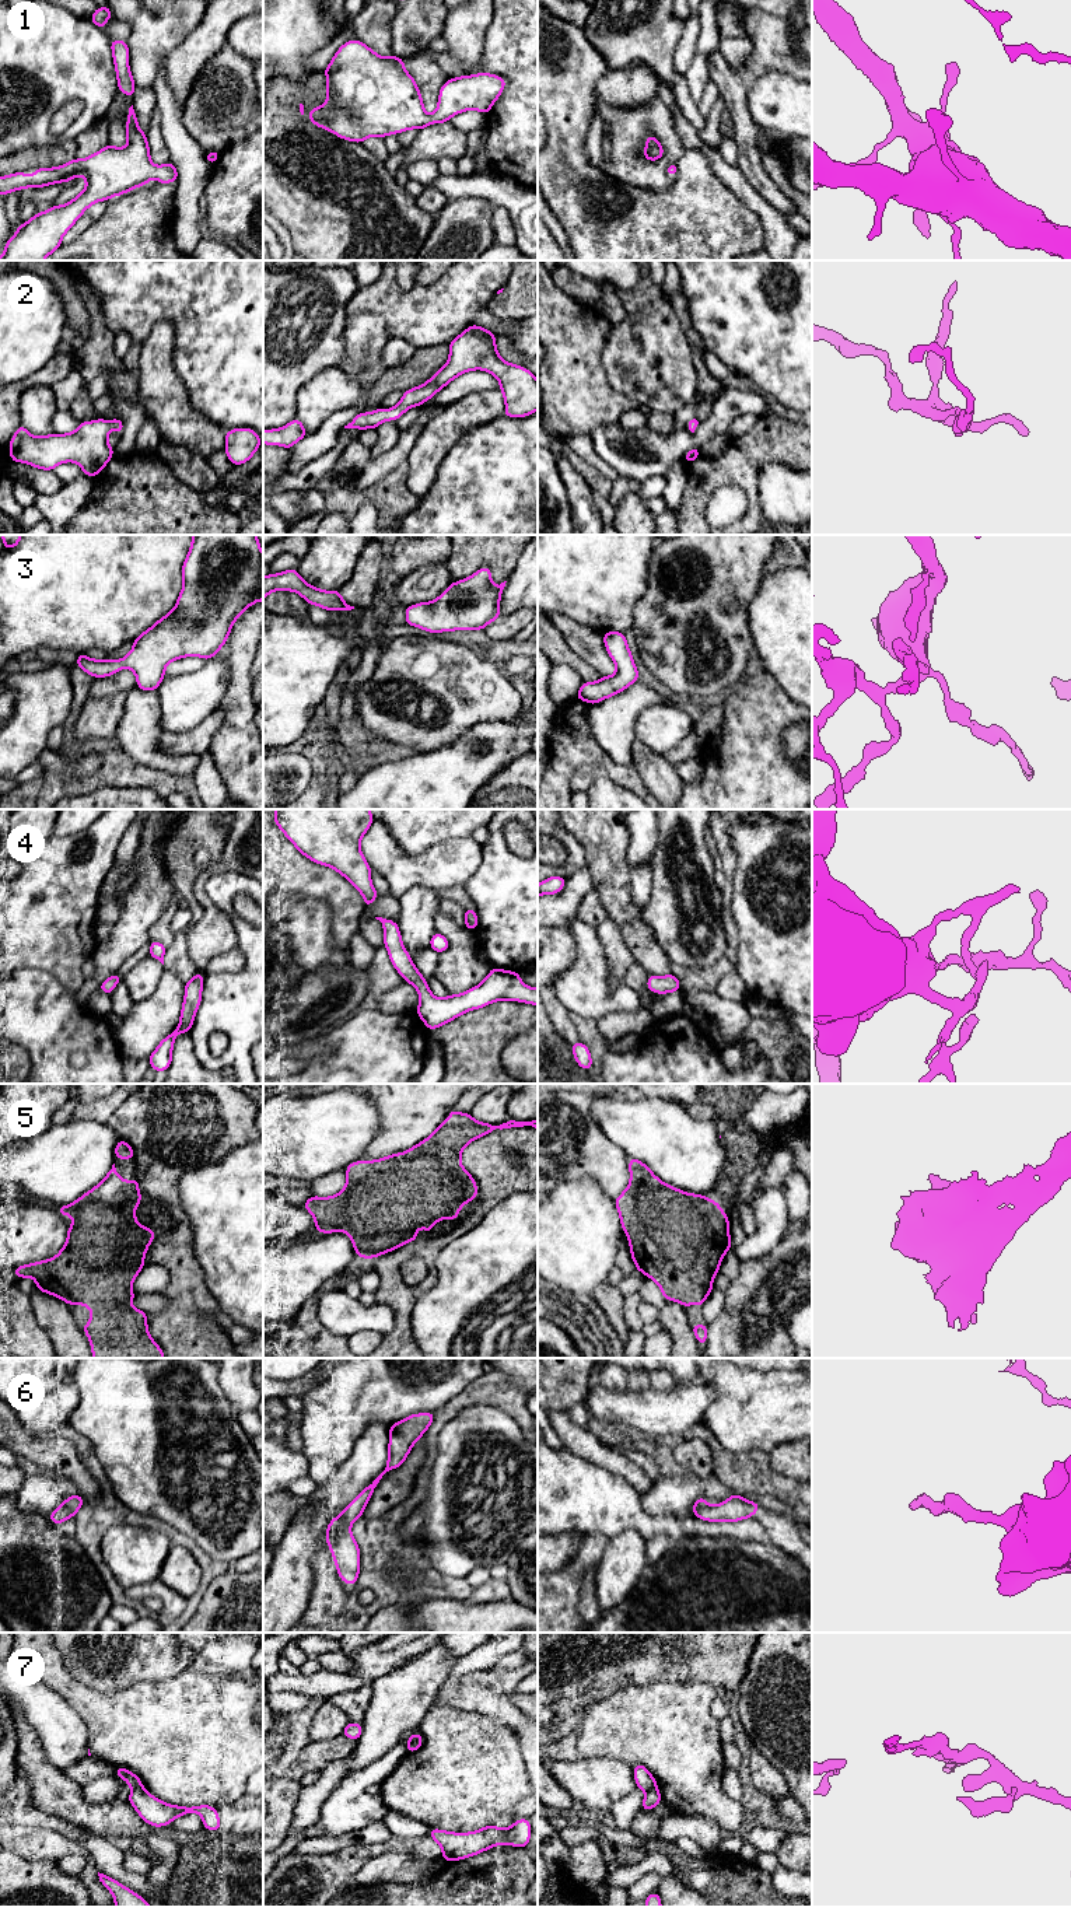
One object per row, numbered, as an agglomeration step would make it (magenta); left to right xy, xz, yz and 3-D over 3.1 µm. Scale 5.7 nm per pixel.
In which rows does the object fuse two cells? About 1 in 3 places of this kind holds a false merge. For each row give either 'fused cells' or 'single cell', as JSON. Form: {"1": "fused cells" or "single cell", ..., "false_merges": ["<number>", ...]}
{"1": "single cell", "2": "single cell", "3": "single cell", "4": "single cell", "5": "single cell", "6": "fused cells", "7": "fused cells", "false_merges": ["6", "7"]}

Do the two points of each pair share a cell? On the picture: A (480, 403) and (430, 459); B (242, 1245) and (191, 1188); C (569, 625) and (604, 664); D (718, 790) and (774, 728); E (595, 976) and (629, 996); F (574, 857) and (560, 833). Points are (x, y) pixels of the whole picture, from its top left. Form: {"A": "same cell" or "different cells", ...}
{"A": "same cell", "B": "same cell", "C": "same cell", "D": "same cell", "E": "same cell", "F": "same cell"}

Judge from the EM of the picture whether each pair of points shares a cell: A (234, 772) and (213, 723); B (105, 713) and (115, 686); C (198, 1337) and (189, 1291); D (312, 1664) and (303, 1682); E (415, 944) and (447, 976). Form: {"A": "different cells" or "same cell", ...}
{"A": "different cells", "B": "different cells", "C": "same cell", "D": "different cells", "E": "different cells"}

